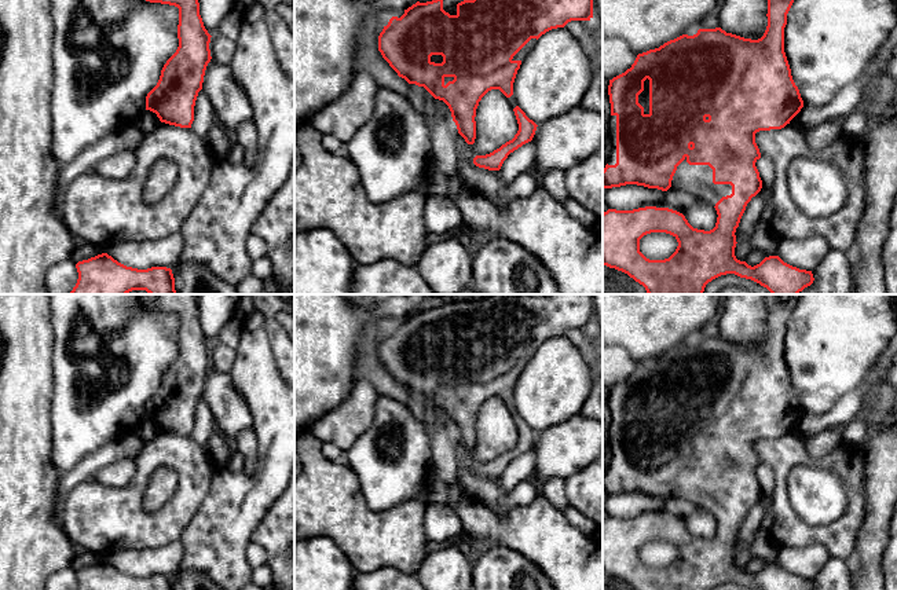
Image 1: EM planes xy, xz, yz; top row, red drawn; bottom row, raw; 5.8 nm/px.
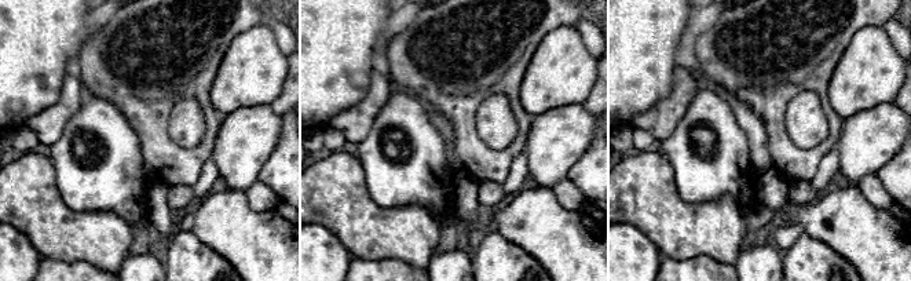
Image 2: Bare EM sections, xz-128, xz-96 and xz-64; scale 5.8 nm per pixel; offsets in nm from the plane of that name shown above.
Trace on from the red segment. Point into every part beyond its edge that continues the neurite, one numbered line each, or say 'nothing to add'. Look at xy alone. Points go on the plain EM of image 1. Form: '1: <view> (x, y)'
nothing to add

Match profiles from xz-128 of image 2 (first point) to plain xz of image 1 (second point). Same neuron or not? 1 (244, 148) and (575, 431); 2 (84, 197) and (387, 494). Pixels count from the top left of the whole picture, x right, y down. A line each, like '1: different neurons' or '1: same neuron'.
1: same neuron
2: same neuron

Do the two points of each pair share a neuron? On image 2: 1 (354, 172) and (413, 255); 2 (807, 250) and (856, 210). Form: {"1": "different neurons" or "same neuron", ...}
{"1": "same neuron", "2": "different neurons"}

